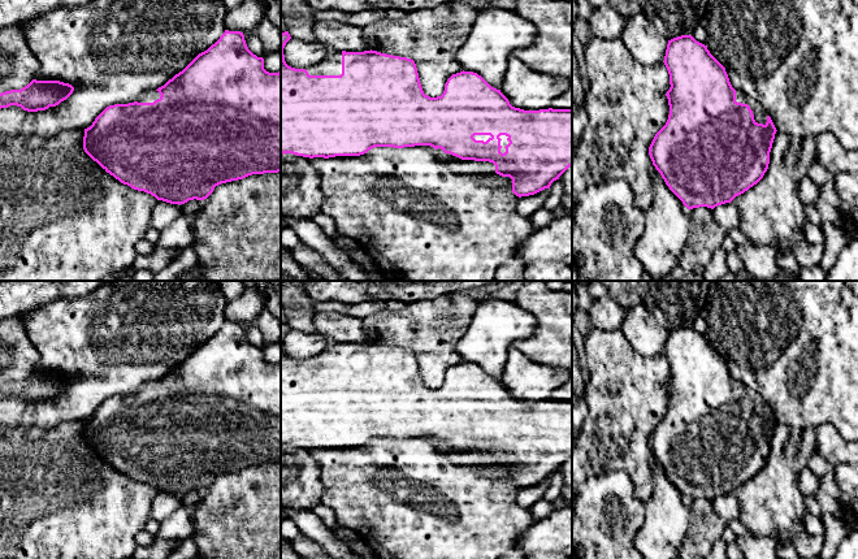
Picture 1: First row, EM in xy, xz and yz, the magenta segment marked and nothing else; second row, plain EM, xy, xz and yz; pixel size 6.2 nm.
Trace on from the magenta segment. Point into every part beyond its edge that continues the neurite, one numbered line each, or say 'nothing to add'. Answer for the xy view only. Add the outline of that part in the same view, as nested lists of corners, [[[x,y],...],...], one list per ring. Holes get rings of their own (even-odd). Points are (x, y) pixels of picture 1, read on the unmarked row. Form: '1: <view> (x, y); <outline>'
1: xy (150, 388); [[[150,381],[146,385],[140,386],[136,391],[138,394],[153,394],[155,391],[160,390],[160,385],[156,381]]]

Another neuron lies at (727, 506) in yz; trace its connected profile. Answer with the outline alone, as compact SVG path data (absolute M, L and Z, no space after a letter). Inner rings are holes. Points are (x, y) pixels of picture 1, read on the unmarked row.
M732 494L718 497L712 500L715 512L725 521L738 517L740 502Z

